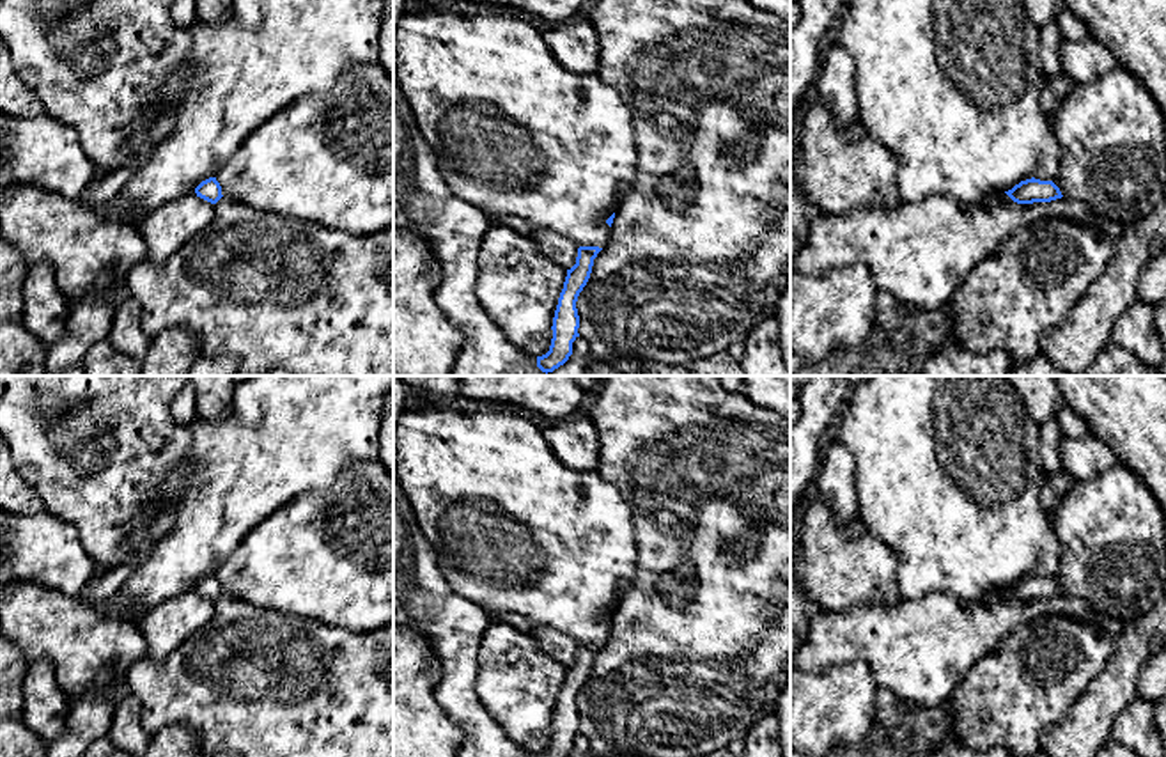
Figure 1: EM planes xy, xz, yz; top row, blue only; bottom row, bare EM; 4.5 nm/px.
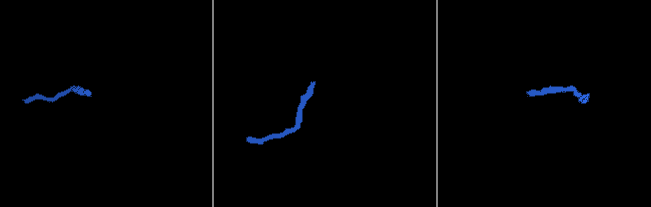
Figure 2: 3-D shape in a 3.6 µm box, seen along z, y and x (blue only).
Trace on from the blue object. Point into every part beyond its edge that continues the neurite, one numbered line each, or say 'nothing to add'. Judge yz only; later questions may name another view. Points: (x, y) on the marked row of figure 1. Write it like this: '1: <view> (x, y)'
1: yz (994, 199)

